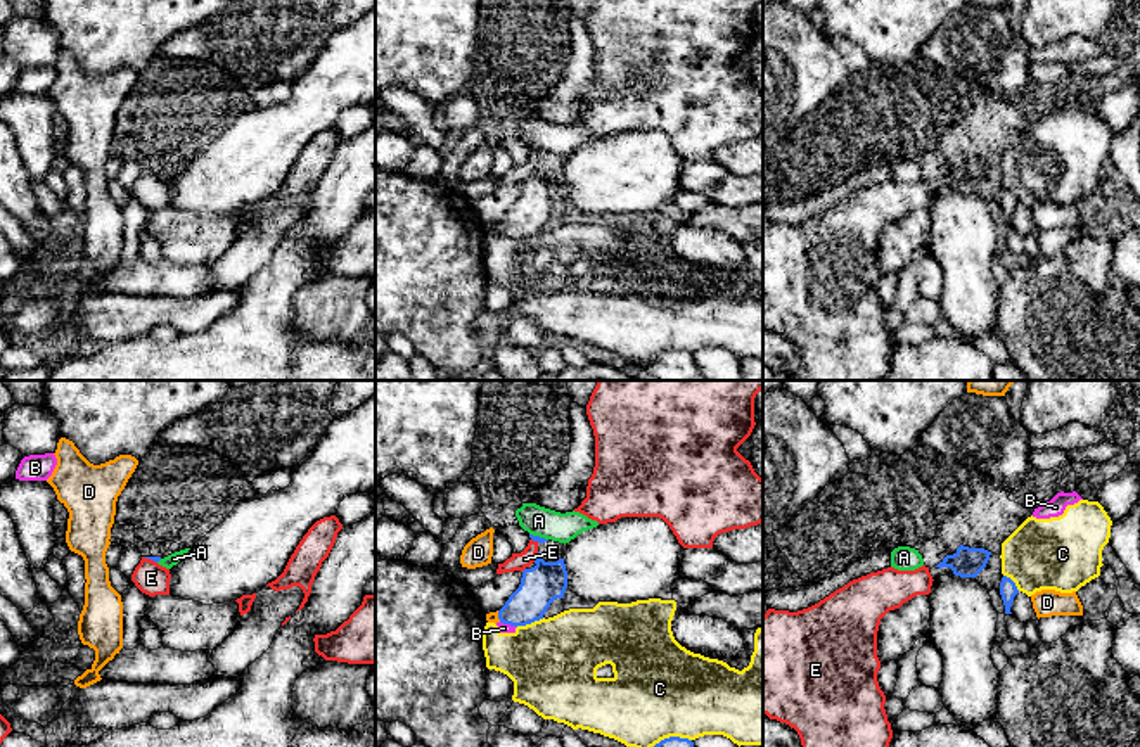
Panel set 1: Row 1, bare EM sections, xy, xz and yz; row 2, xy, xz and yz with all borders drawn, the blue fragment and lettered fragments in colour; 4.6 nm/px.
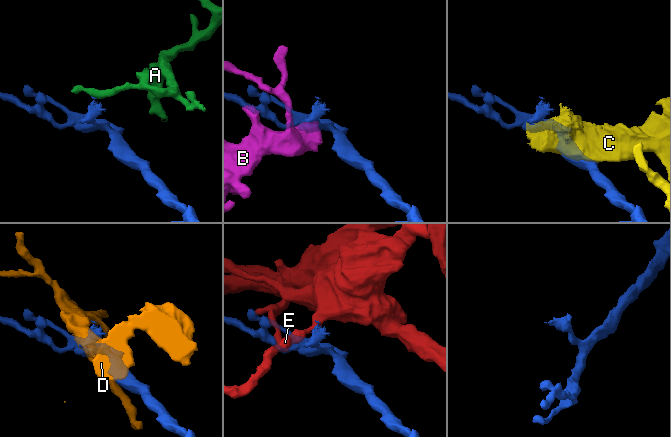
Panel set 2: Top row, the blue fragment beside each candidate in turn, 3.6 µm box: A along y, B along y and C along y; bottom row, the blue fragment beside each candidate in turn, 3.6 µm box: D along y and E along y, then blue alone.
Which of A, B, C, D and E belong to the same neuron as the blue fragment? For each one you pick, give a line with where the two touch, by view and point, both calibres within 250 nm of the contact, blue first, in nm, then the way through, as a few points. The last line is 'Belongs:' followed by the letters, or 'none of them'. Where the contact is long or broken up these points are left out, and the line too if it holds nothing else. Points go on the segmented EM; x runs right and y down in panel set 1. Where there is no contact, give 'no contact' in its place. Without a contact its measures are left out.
Belongs: none of them

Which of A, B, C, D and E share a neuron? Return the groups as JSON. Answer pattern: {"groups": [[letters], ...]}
{"groups": [["A"], ["B", "C"], ["D"], ["E"]]}

